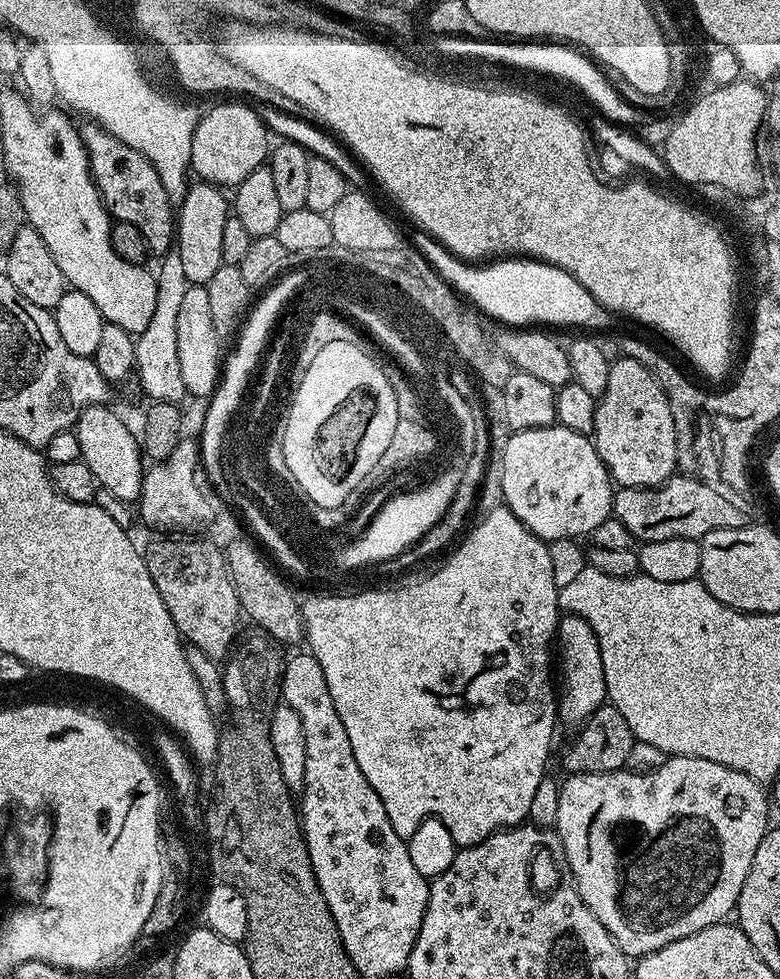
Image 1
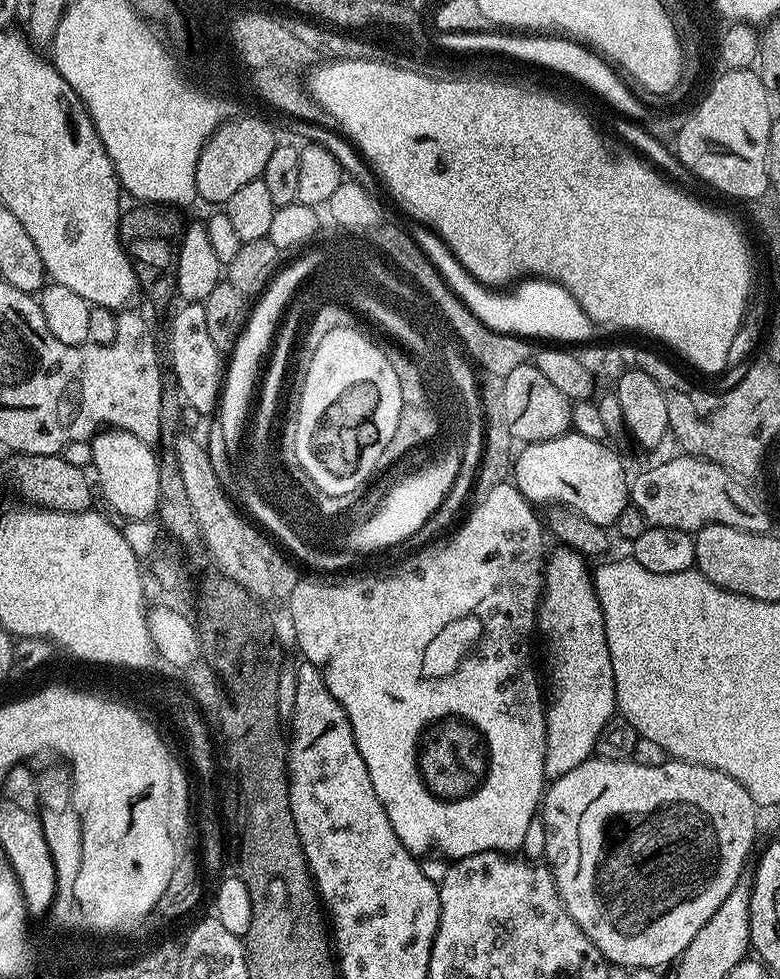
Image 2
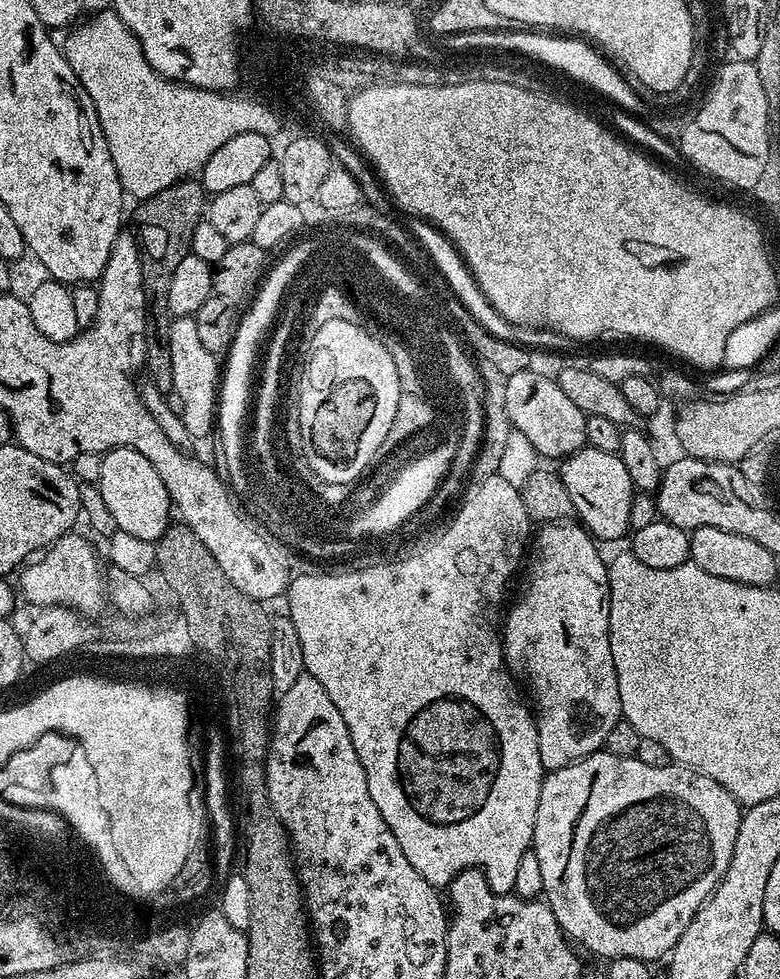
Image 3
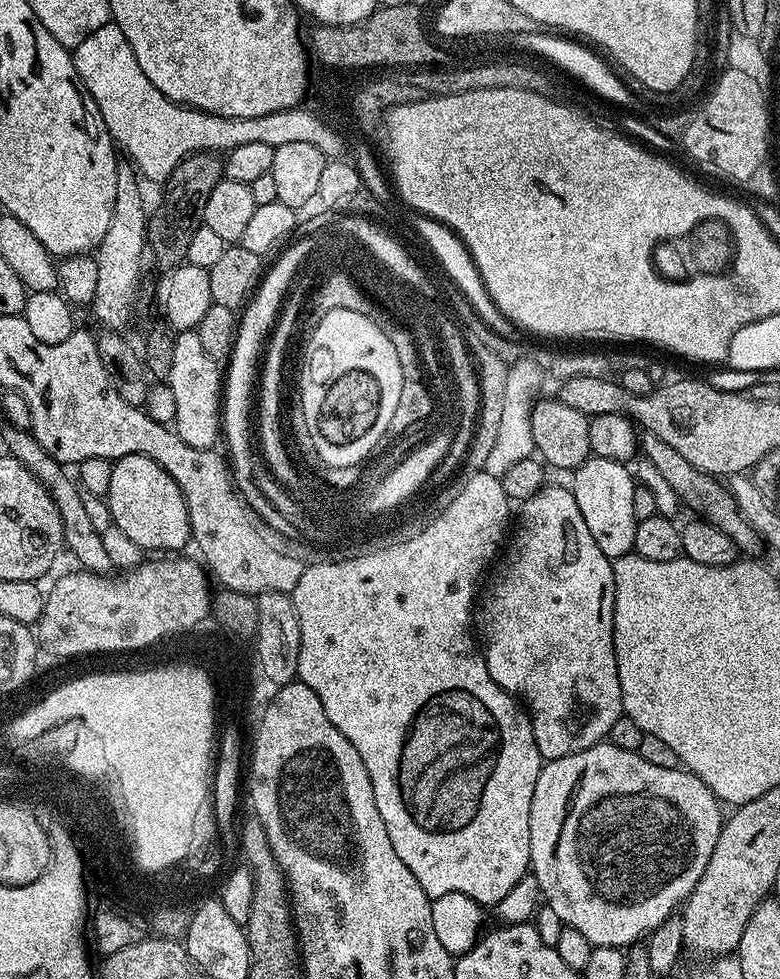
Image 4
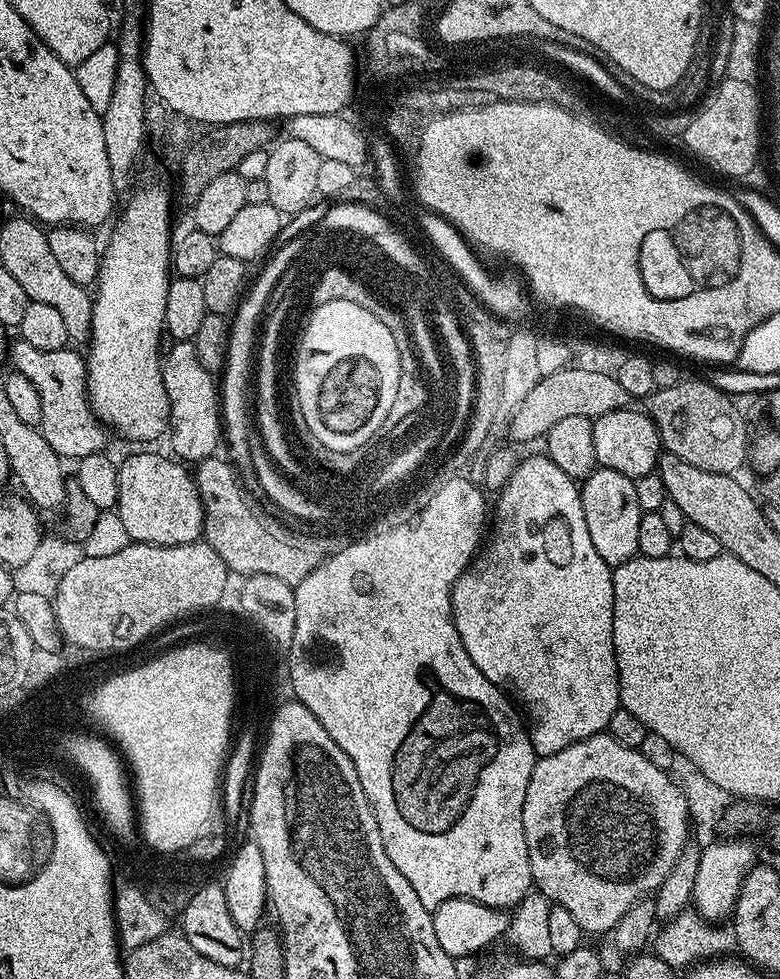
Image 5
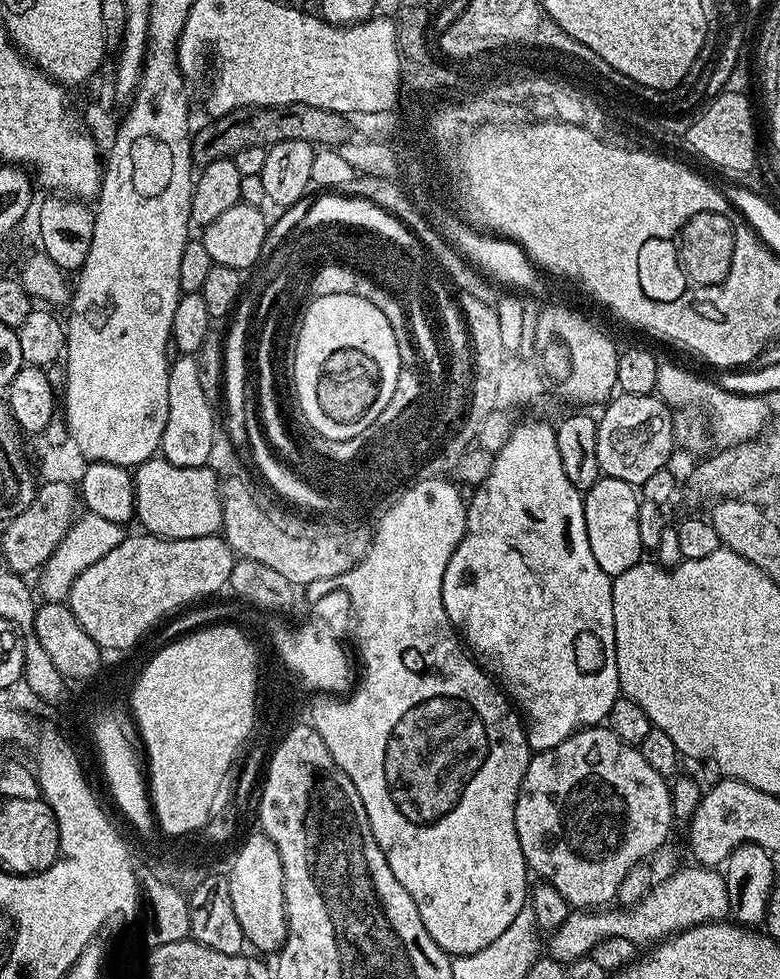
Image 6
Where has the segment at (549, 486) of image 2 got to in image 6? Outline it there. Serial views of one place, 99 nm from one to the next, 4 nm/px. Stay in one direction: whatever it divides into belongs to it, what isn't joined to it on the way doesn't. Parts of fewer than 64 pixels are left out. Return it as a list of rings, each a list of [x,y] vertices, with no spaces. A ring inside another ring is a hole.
[[[601,475],[595,486],[583,493],[583,498],[586,534],[590,538],[594,559],[607,576],[621,576],[630,570],[630,566],[640,563],[645,551],[642,538],[638,538],[638,506],[641,497],[633,485]]]

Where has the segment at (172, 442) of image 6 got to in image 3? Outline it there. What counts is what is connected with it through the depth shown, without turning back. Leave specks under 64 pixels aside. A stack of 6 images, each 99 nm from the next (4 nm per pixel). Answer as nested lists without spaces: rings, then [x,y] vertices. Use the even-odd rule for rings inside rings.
[[[178,316],[170,326],[171,365],[174,366],[173,393],[182,398],[181,419],[194,438],[213,431],[217,423],[218,389],[221,383],[222,364],[217,355],[206,350],[198,334],[195,316]]]

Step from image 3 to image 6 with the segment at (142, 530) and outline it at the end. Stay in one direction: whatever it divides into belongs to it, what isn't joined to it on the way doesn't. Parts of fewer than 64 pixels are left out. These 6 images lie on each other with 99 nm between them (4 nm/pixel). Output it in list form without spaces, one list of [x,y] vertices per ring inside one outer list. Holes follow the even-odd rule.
[[[153,458],[137,464],[132,476],[133,502],[135,519],[149,536],[161,536],[164,540],[181,540],[182,538],[202,538],[215,536],[221,531],[222,502],[220,501],[221,477],[216,477],[212,466],[202,468],[179,468],[163,458]]]

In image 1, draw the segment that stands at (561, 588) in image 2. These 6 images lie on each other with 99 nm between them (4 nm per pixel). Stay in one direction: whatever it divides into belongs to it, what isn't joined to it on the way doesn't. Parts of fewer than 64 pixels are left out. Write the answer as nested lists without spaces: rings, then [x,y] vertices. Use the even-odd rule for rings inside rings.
[[[565,615],[558,625],[558,656],[564,661],[558,668],[558,716],[573,726],[579,726],[589,720],[594,710],[605,707],[606,670],[602,670],[602,650],[598,650],[598,638],[590,630],[590,622],[580,616]],[[564,691],[564,692],[563,692]]]

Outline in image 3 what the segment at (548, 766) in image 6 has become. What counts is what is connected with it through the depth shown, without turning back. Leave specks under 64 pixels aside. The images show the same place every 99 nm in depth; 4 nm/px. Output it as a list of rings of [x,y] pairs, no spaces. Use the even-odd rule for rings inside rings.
[[[601,750],[572,764],[555,768],[545,775],[542,790],[538,794],[538,814],[534,818],[531,847],[531,851],[538,854],[538,863],[542,869],[543,899],[550,906],[554,918],[558,918],[558,926],[569,941],[577,945],[580,943],[596,956],[638,958],[645,962],[653,962],[659,956],[667,957],[678,938],[682,938],[686,926],[690,926],[694,914],[698,914],[706,898],[724,877],[726,866],[730,864],[730,854],[734,852],[734,838],[738,838],[741,815],[741,804],[721,784],[714,782],[714,778],[706,778],[706,774],[675,762],[666,766],[646,766],[646,762],[635,756],[615,756],[607,750]]]

